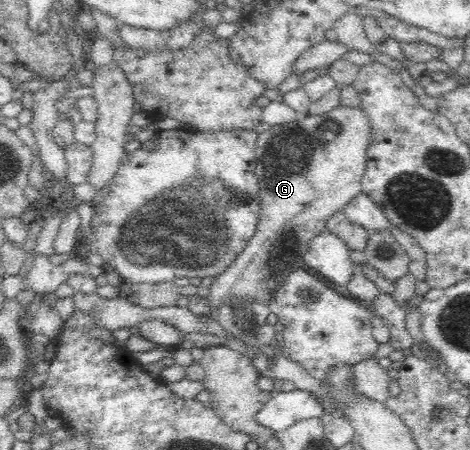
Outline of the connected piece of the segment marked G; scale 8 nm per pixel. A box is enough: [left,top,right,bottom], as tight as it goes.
[200,104,370,320]

